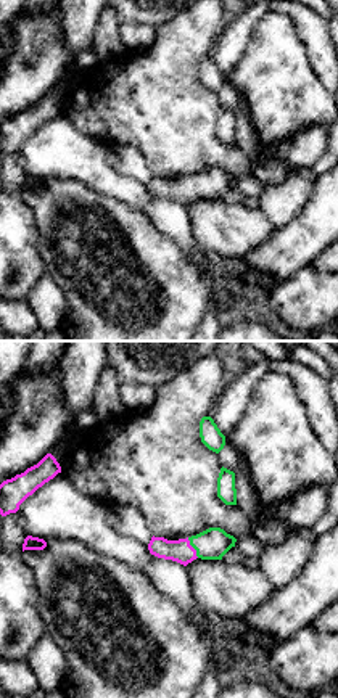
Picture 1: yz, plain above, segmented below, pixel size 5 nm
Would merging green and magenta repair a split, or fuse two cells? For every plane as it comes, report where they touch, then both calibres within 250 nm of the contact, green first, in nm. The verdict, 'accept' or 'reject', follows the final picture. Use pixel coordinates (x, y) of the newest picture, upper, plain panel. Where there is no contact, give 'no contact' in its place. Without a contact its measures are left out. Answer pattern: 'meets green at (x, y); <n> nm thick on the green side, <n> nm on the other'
meets green at (192, 185); 160 nm thick on the green side, 120 nm on the other

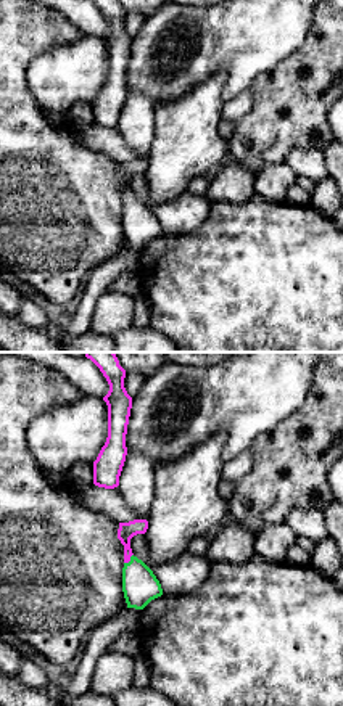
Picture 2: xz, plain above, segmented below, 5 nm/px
meets green at (131, 200); 180 nm thick on the green side, 90 nm on the other

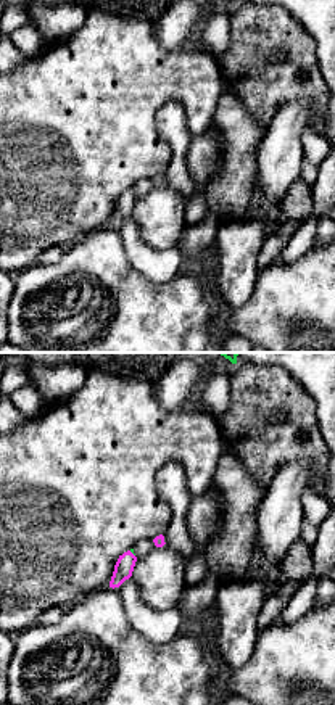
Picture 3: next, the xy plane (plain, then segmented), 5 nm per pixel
meets green at (132, 192); 20 nm thick on the green side, 100 nm on the other

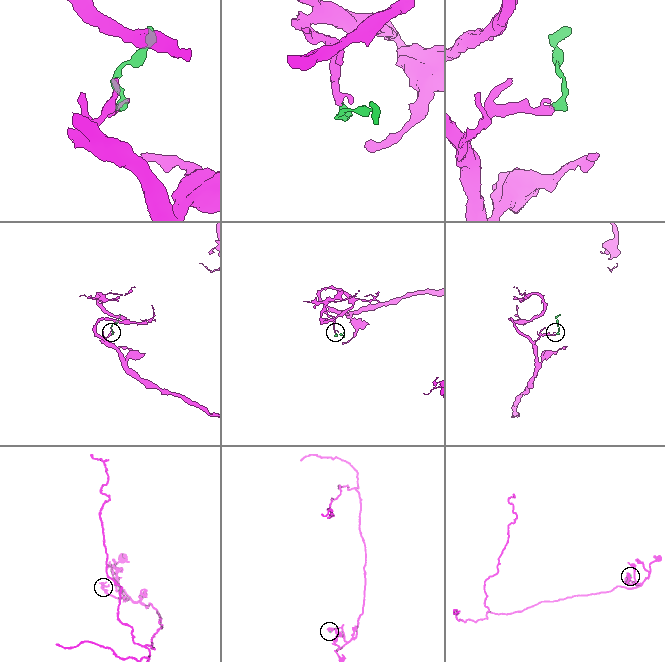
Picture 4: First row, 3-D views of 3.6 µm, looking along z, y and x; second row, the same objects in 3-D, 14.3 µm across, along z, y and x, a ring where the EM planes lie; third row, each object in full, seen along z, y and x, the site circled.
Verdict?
accept

